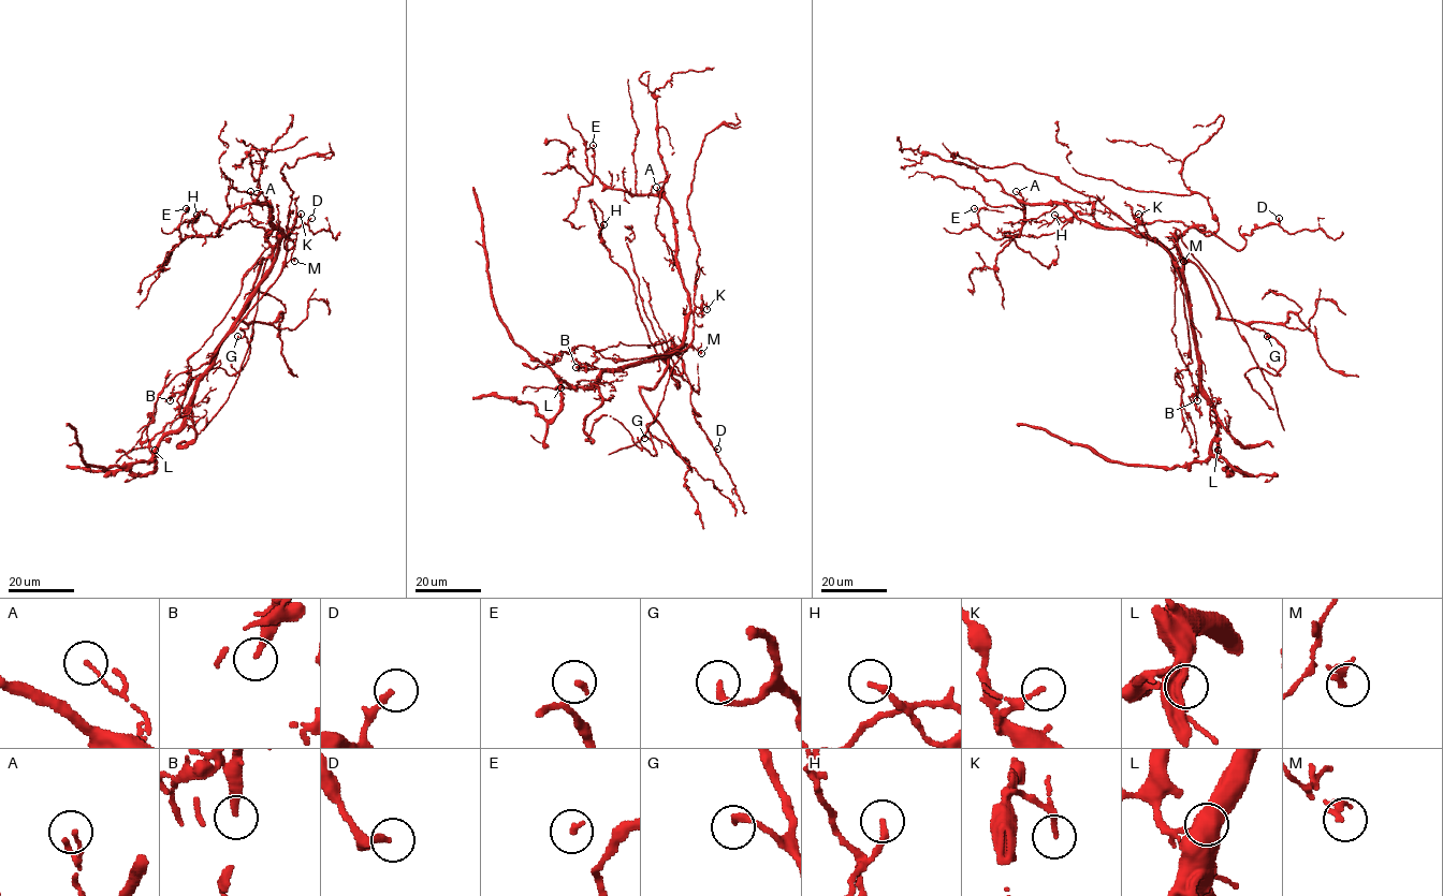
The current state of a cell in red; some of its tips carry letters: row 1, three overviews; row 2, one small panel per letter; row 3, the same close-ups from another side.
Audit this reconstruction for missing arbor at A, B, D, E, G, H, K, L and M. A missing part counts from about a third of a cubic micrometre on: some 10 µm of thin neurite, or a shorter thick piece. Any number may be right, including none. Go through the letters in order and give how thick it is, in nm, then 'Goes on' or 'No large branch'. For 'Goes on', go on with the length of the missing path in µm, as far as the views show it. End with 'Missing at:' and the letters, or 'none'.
A: Thickness 110 nm. No large branch
B: Thickness 280 nm. No large branch
D: Thickness 200 nm. No large branch
E: Thickness 170 nm. No large branch
G: Thickness 240 nm. Goes on. Missing length about 25 µm
H: Thickness 200 nm. No large branch
K: Thickness 160 nm. No large branch
L: Thickness 190 nm. No large branch
M: Thickness 220 nm. No large branch
Missing at: G

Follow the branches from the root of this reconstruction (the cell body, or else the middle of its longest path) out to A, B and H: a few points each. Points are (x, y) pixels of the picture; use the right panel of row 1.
A: (1190, 304), (1181, 270), (1160, 245), (1124, 230), (1081, 221), (1063, 205), (1025, 204), (1016, 191)
B: (1190, 304), (1191, 326), (1197, 350), (1197, 400)
H: (1190, 304), (1175, 241), (1201, 225), (1197, 230), (1154, 220), (1113, 229), (1078, 211), (1069, 219), (1054, 215)

